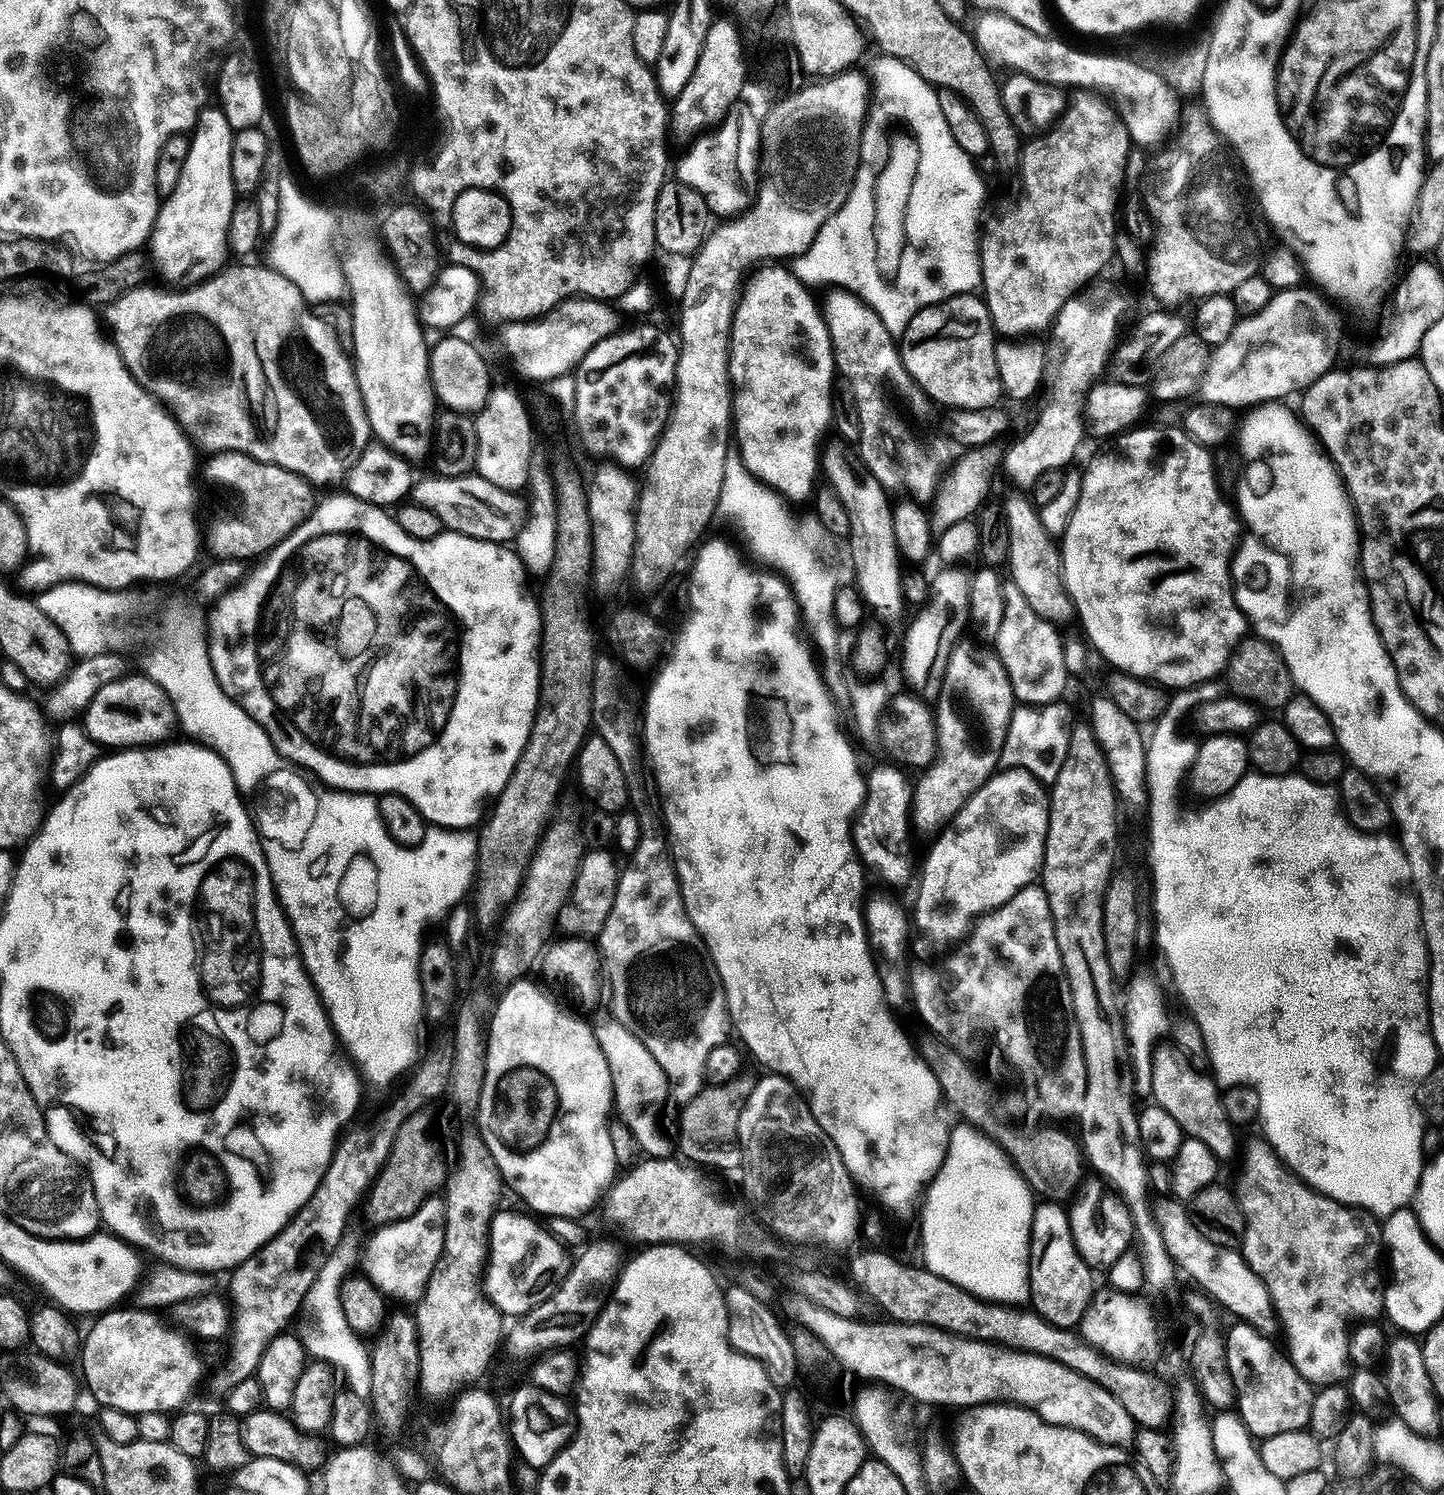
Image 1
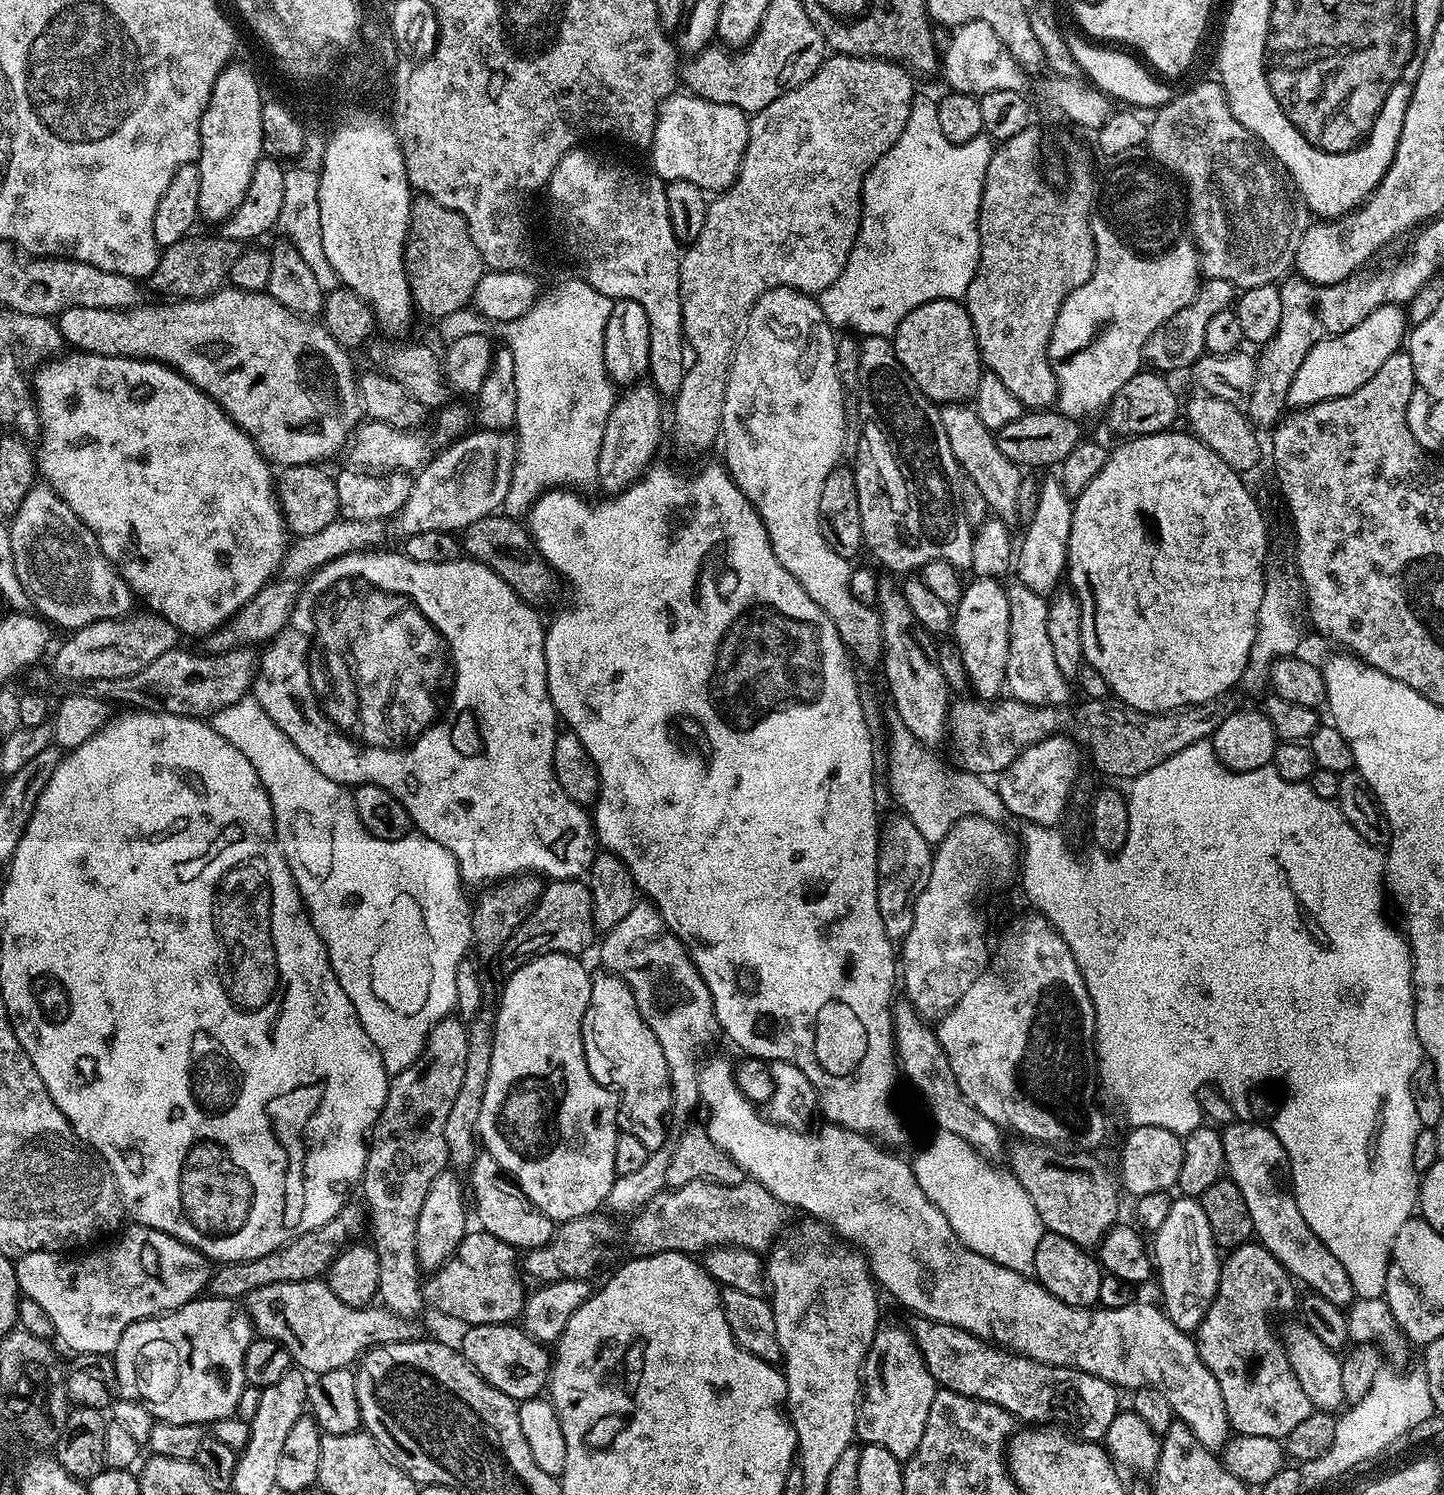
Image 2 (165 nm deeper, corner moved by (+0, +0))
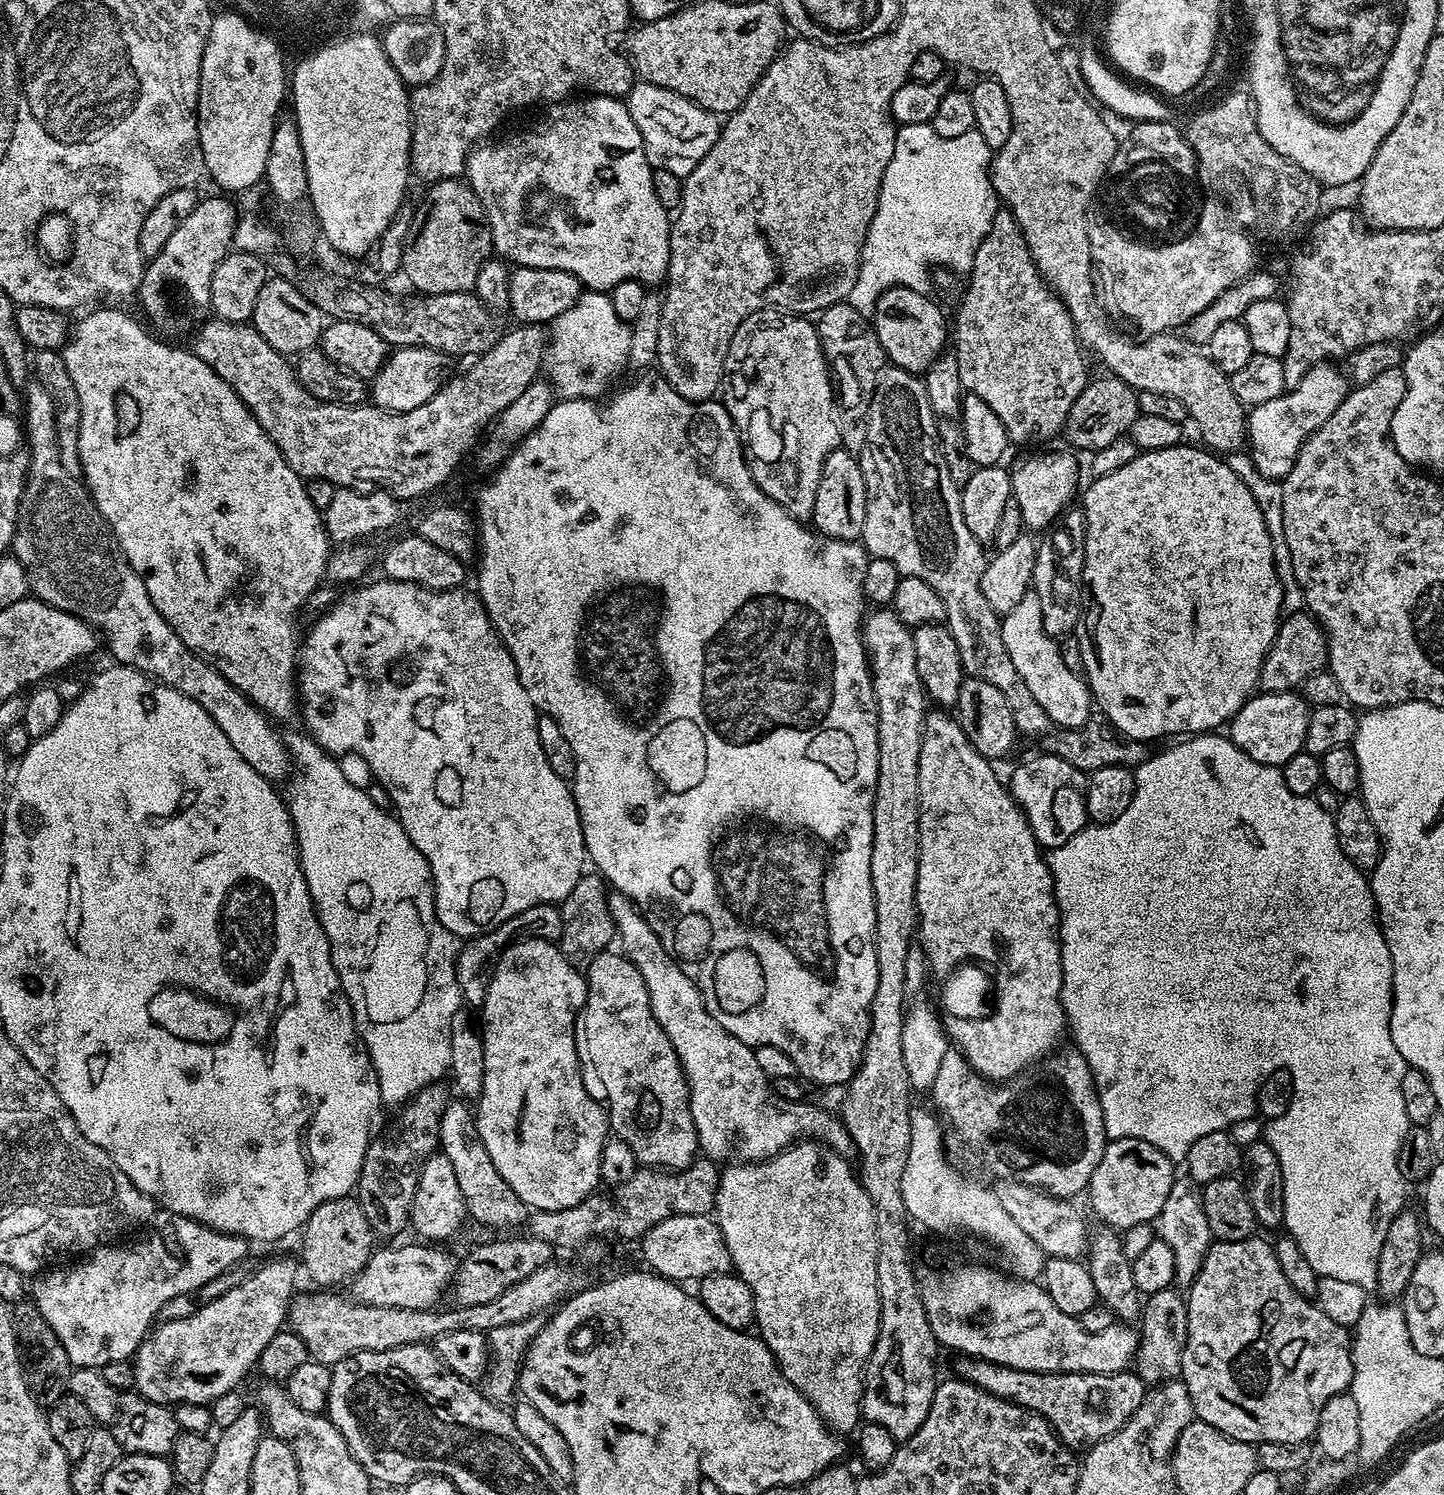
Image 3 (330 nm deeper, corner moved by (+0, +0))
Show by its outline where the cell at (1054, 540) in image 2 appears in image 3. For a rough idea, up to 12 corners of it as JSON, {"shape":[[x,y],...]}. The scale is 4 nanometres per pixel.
{"shape":[[1076,454],[1011,464],[1027,529],[1045,531],[1075,501]]}

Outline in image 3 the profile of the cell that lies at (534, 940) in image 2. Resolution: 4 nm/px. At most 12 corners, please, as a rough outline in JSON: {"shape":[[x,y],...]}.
{"shape":[[539,904],[456,955],[461,1001],[483,1009],[498,950],[521,940],[556,942],[562,914]]}

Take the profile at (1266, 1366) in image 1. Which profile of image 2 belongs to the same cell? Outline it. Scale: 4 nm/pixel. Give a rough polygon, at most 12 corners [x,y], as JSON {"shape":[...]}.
{"shape":[[1259,1242],[1223,1257],[1194,1333],[1233,1433],[1314,1410],[1272,1333],[1297,1285]]}

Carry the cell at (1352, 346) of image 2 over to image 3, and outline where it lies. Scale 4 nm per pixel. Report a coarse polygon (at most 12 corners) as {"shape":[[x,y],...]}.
{"shape":[[1313,366],[1246,416],[1246,452],[1283,481],[1350,381]]}

